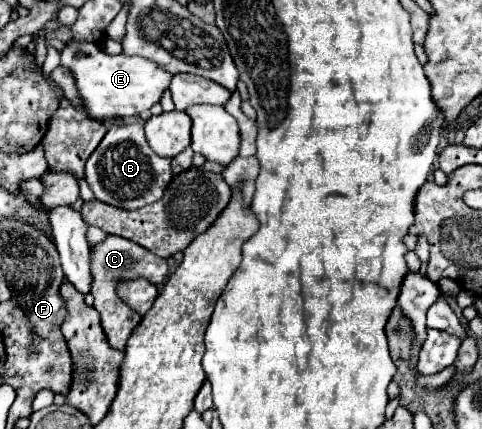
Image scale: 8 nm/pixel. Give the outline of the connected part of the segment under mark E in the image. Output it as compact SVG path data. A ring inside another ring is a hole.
M72 40L66 42L66 46L60 50L60 66L70 70L76 82L76 90L82 102L84 112L98 122L104 122L106 118L124 118L124 116L136 116L144 110L148 110L152 104L156 104L162 96L162 92L168 88L172 74L164 72L154 64L152 60L146 60L142 56L110 56L102 52L94 42L84 40Z

